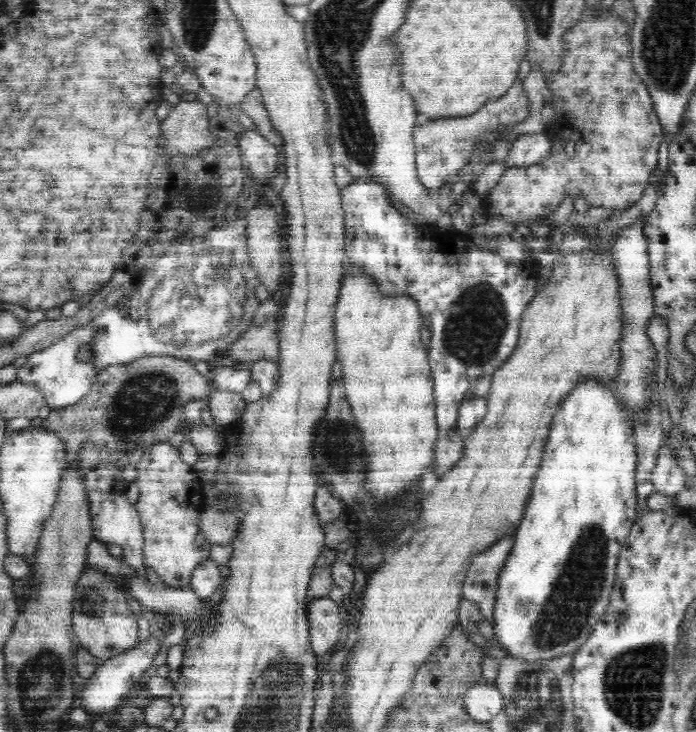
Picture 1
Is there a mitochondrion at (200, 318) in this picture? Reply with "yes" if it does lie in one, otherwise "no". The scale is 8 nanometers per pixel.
yes

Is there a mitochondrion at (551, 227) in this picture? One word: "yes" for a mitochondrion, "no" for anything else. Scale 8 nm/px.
no

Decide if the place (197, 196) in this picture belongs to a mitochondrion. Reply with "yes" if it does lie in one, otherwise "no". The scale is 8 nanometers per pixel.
yes

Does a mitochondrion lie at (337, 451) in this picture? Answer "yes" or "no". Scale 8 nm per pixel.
yes

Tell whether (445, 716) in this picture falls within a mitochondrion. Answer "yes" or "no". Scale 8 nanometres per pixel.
no

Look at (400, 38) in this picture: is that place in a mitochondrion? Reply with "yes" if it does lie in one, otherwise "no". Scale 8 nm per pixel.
no

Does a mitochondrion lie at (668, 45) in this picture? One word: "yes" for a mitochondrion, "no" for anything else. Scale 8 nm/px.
yes

